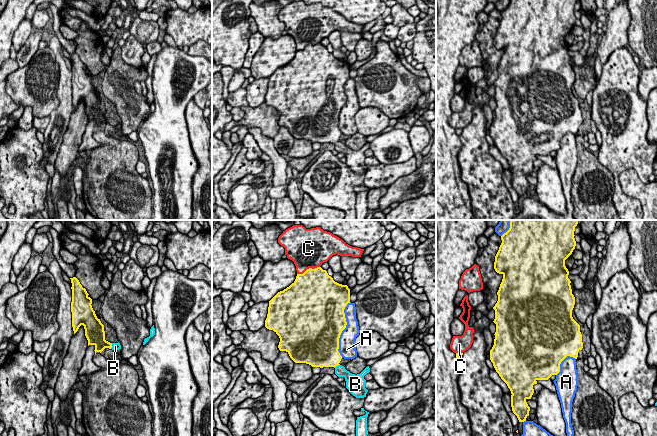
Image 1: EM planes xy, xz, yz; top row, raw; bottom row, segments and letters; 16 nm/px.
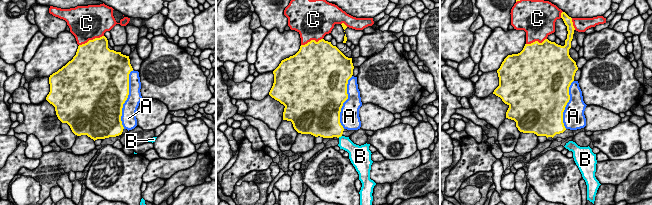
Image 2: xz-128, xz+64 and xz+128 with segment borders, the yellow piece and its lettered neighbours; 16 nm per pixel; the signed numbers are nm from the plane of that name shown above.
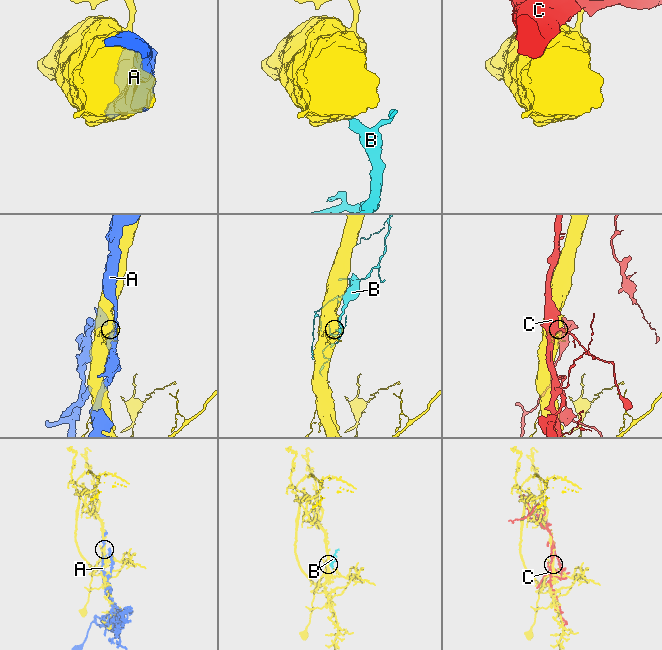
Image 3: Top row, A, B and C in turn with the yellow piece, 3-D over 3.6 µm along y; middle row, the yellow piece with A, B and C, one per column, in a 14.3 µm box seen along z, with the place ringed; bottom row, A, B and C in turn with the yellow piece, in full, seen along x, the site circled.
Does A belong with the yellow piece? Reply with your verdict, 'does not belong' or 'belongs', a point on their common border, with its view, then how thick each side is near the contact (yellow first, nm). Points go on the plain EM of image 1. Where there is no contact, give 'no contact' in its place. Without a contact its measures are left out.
does not belong; contact xz (344, 104); calibres 480 and 260 nm

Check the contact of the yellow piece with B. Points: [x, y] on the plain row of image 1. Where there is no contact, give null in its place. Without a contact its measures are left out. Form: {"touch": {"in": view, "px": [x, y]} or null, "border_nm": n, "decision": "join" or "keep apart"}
{"touch": {"in": "xy", "px": [111, 122]}, "border_nm": 100, "decision": "join"}

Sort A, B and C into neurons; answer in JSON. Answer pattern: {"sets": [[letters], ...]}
{"sets": [["A"], ["B"], ["C"]]}

